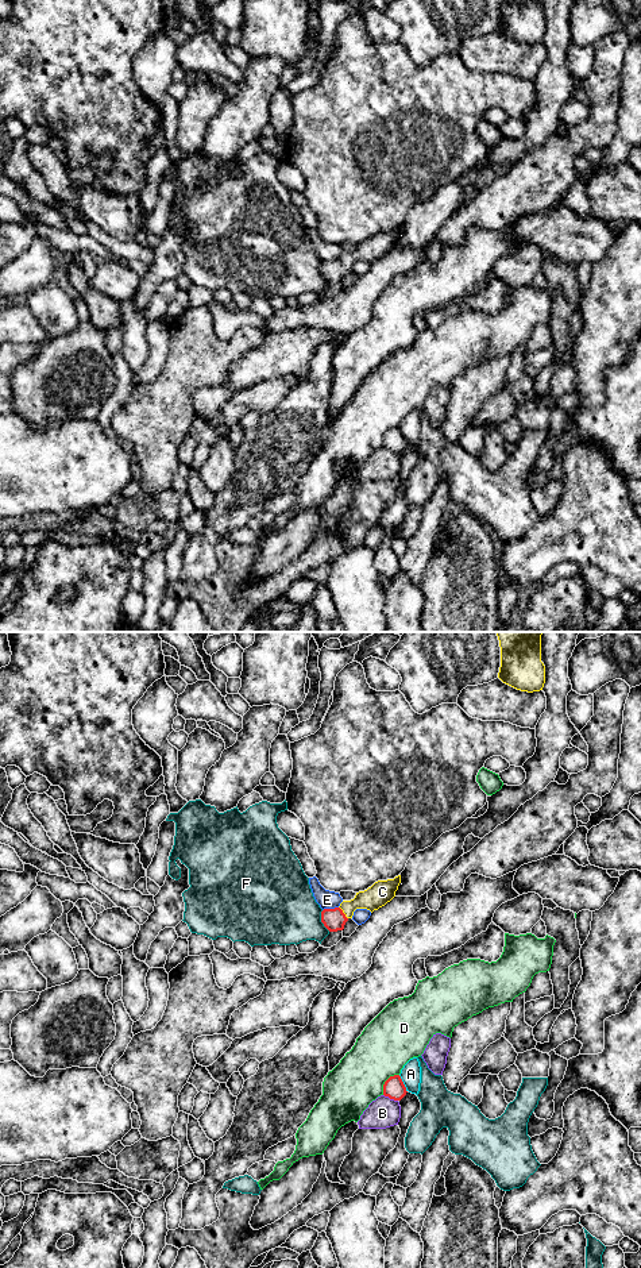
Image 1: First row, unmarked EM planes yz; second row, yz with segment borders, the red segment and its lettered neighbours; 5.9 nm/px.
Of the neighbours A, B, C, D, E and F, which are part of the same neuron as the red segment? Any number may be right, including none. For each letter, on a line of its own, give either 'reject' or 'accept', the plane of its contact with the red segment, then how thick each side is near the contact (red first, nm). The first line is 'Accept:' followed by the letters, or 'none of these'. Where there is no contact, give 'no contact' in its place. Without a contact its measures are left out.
Accept: C
A: reject | yz | 120/120 nm
B: reject | yz | 120/180 nm
C: accept | yz | 140/140 nm
D: reject | yz | 120/320 nm
E: reject | yz | 140/110 nm
F: reject | yz | 140/400 nm

